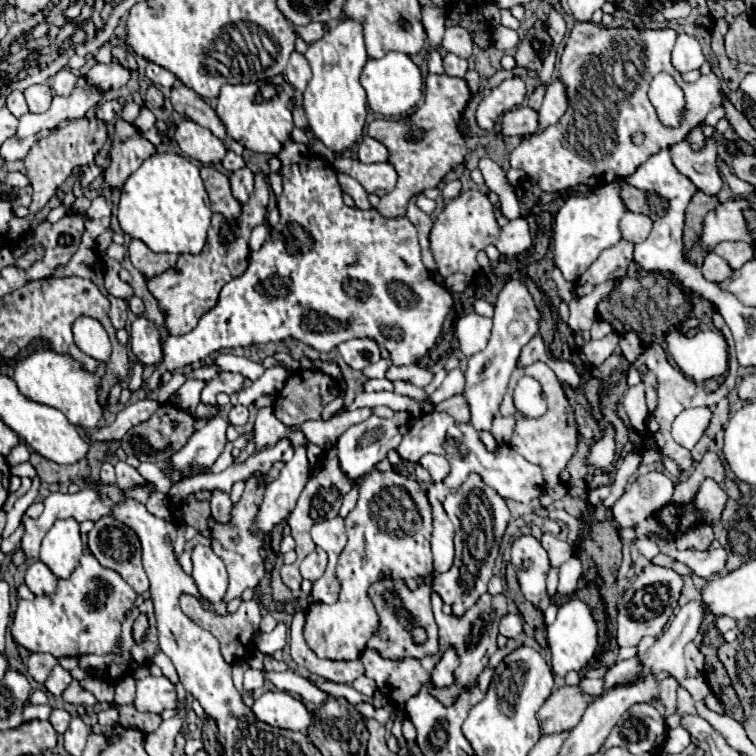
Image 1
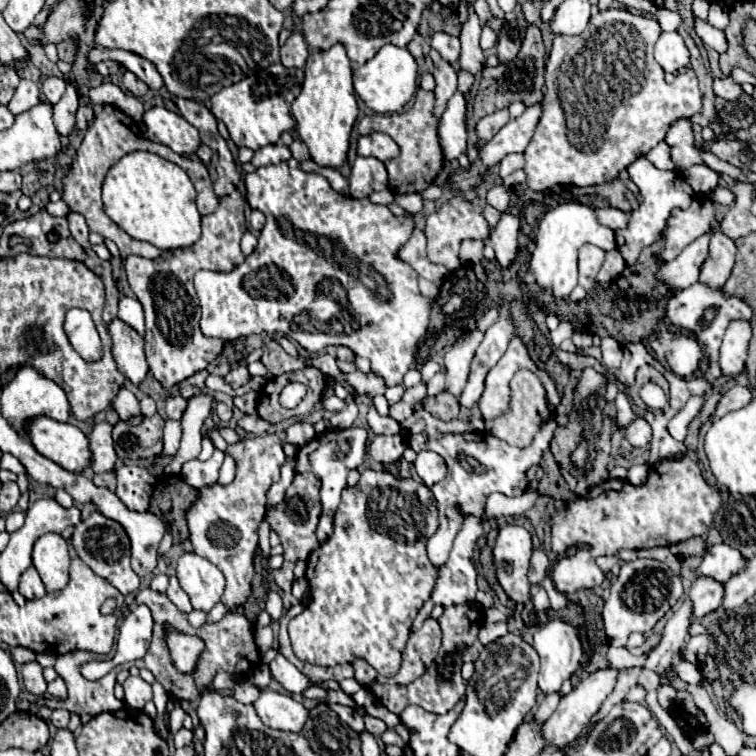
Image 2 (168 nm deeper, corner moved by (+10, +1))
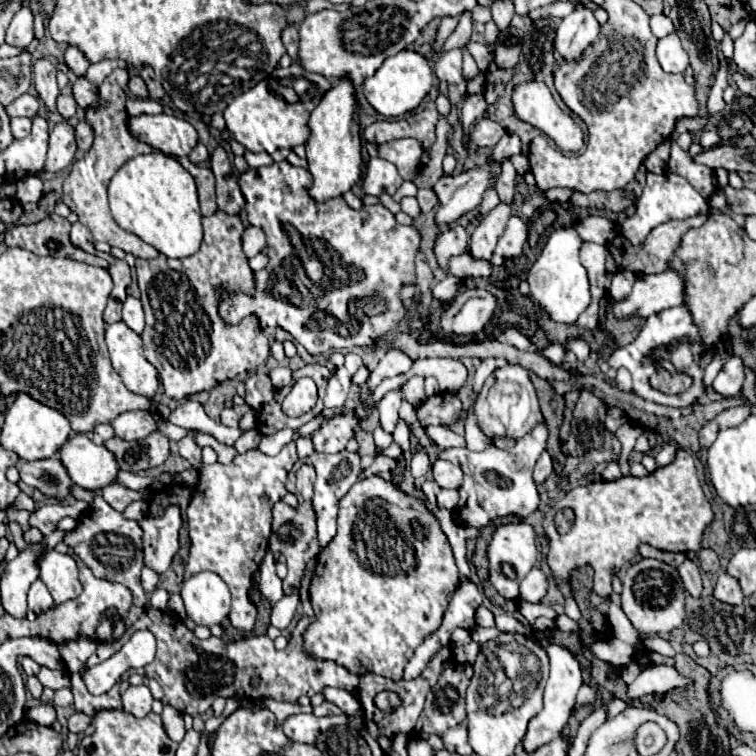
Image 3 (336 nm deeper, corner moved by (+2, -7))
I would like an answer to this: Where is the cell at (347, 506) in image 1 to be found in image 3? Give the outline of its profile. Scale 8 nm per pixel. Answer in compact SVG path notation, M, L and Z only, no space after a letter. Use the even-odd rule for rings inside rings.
M379 455L371 464L371 467L363 469L363 473L361 473L361 479L367 479L367 477L371 477L371 475L378 475L383 471L392 471L396 465L397 462L394 459L384 455Z

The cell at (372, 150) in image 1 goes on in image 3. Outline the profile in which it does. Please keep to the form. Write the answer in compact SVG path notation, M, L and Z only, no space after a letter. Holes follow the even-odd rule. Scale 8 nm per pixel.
M395 139L395 141L379 145L377 151L379 151L381 159L397 165L403 179L407 179L407 181L415 179L415 175L419 171L419 165L421 165L419 157L423 153L419 141L415 141L415 139Z

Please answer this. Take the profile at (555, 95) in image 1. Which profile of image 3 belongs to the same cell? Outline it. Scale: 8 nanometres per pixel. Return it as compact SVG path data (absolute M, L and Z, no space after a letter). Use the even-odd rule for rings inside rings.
M491 159L463 173L451 177L443 175L433 185L433 191L439 197L439 211L435 221L439 225L449 225L467 211L477 209L483 201L485 191L495 187L499 175L501 175L501 163Z

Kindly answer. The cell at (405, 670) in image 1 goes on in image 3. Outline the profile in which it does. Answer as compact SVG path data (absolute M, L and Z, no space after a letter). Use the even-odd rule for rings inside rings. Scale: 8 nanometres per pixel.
M455 661L451 667L445 667L441 679L427 695L421 717L417 719L415 733L425 739L429 733L443 735L447 729L465 721L465 691L469 679L465 677L463 663Z

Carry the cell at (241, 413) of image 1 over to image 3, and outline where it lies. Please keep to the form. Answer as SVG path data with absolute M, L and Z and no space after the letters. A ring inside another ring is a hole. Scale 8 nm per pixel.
M225 407L223 411L221 411L221 423L223 425L227 425L227 427L237 427L239 425L239 413L233 409L233 407Z

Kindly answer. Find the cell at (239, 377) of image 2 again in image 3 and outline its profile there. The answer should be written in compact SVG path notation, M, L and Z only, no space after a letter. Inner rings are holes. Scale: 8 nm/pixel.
M257 371L257 373L251 373L245 381L245 401L251 409L255 411L261 411L261 407L265 403L269 403L275 395L275 389L269 381L269 375L265 371Z

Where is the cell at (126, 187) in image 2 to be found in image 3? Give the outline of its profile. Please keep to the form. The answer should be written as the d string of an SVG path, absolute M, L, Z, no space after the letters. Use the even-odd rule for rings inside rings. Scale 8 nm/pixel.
M147 153L129 159L109 183L109 205L121 229L153 245L165 257L183 259L201 247L203 227L197 187L193 177L173 157Z

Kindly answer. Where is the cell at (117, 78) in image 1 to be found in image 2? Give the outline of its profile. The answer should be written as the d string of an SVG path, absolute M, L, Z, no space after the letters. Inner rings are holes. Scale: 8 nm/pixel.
M67 85L65 95L57 105L53 105L53 123L61 137L67 137L75 125L75 111L77 111L77 87Z

